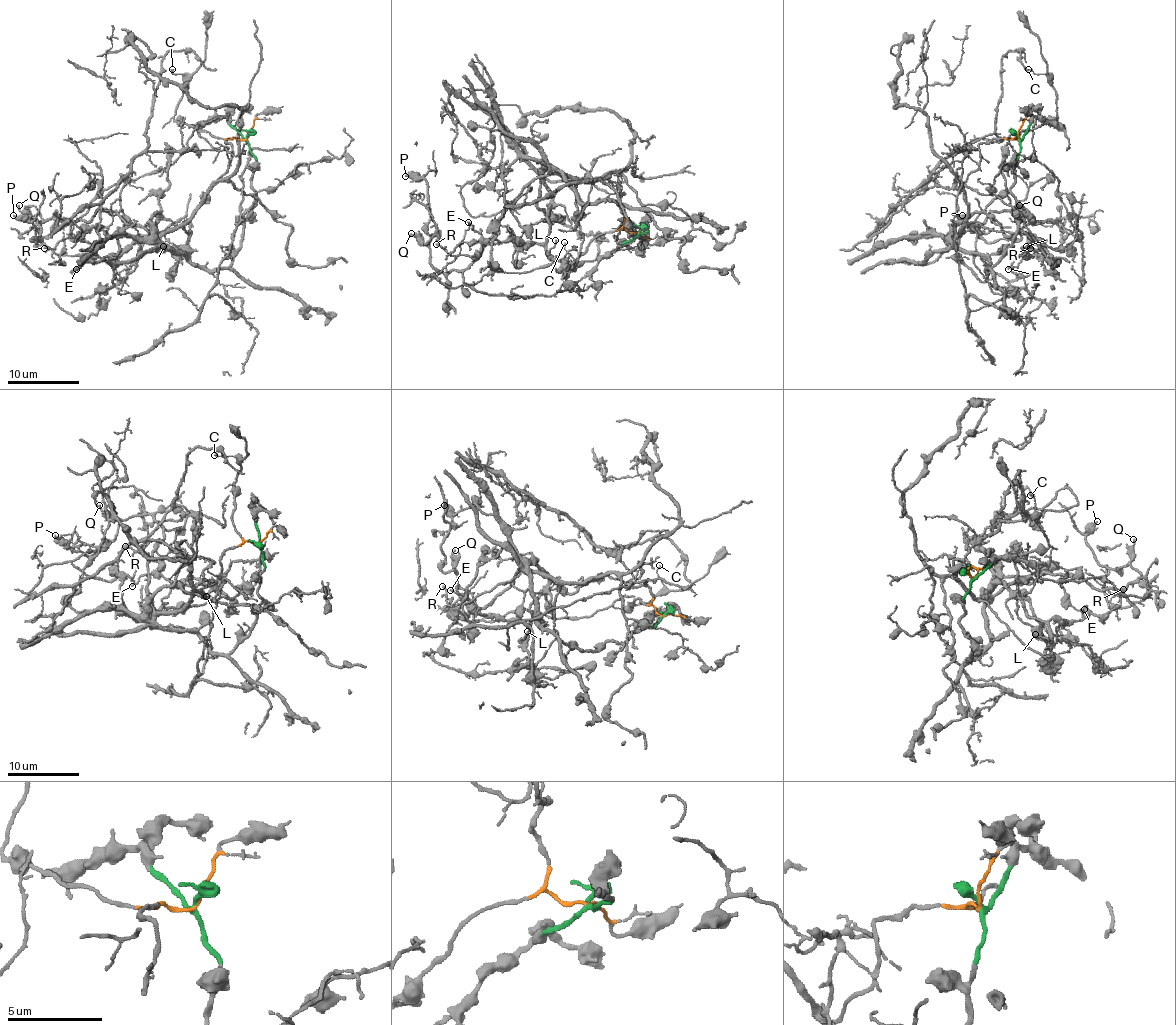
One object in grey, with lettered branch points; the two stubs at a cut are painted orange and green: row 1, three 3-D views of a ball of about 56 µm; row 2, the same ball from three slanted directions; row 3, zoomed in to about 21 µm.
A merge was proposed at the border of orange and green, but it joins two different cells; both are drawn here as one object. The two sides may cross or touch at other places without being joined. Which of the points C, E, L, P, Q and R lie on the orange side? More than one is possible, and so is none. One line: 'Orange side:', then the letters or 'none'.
Orange side: C, P, Q

